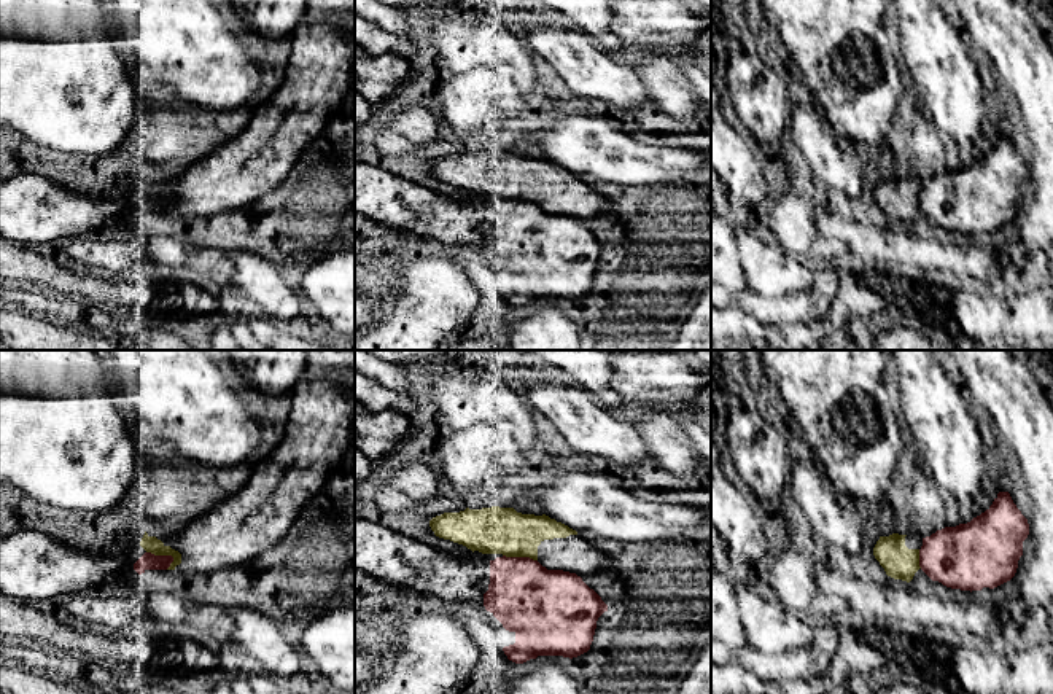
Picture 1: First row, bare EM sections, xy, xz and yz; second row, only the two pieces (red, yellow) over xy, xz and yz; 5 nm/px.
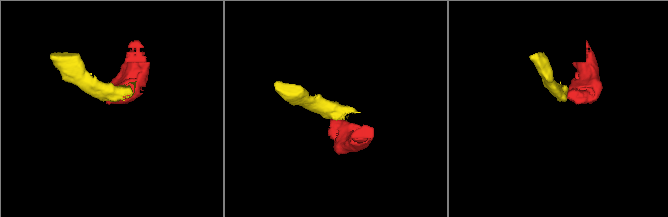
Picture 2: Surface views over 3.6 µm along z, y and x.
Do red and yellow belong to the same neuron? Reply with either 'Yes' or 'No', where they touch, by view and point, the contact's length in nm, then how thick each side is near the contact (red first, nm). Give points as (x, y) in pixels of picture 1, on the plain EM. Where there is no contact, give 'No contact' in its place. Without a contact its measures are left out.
No. Touches red at xy (161, 199). Shared border 150 nm. Thickness 90 nm (red) against 80 nm

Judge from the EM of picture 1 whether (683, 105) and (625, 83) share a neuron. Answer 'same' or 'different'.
different

